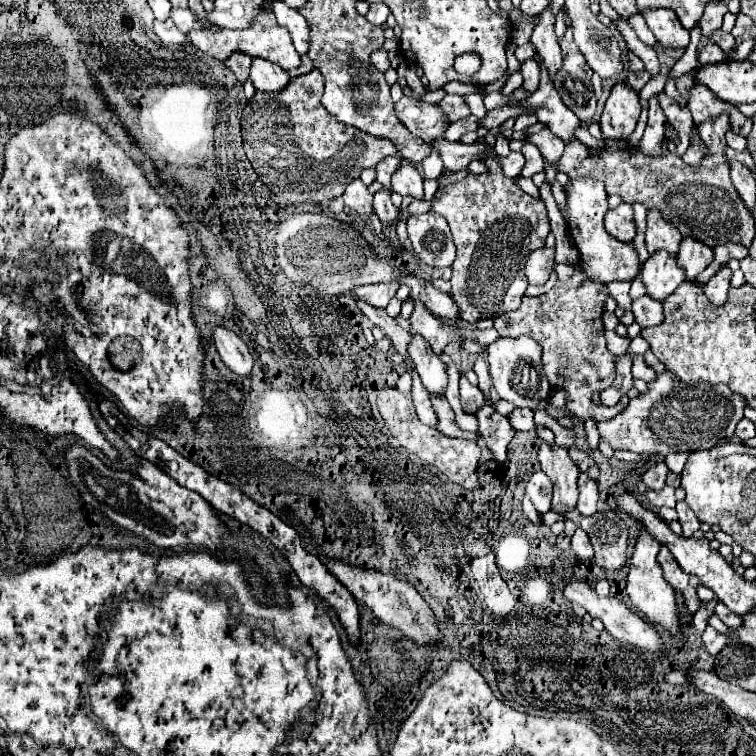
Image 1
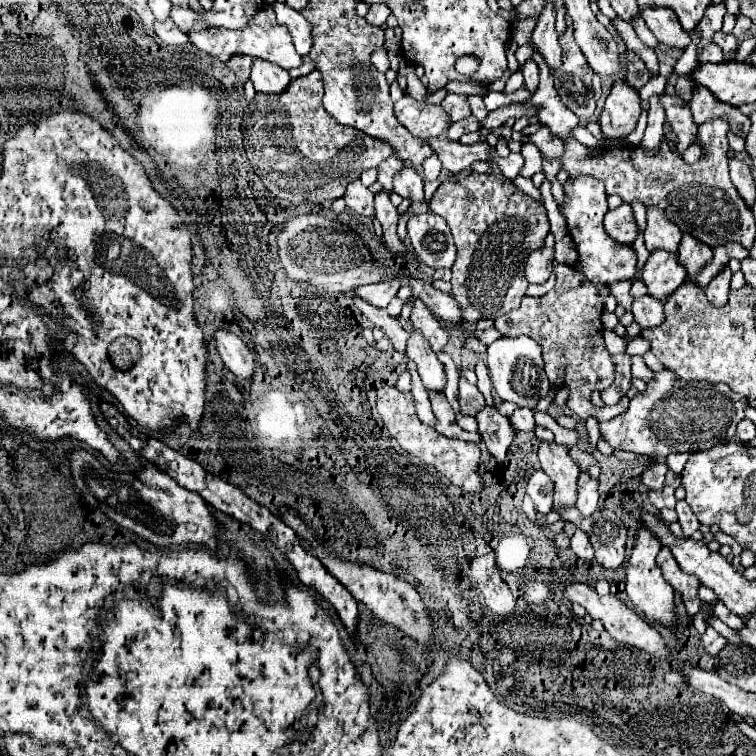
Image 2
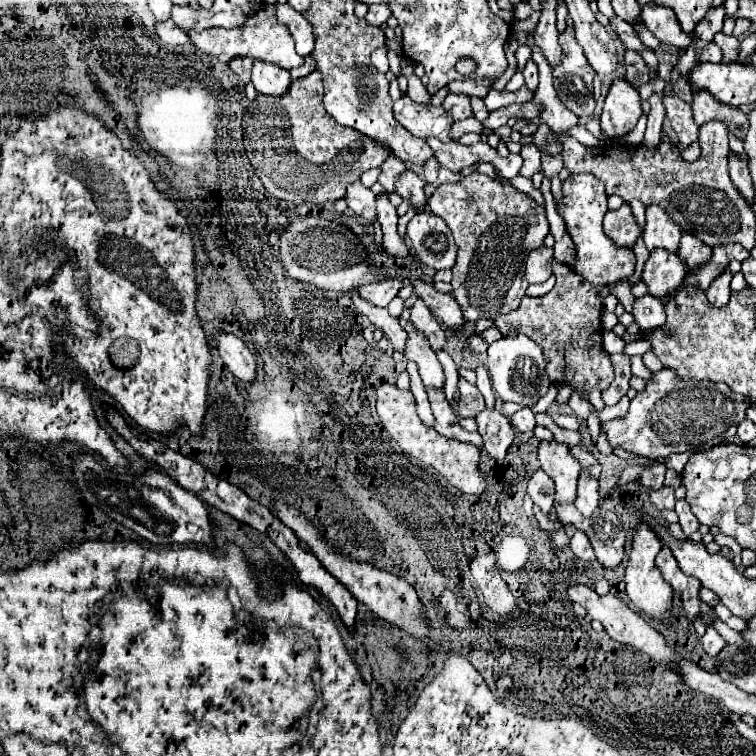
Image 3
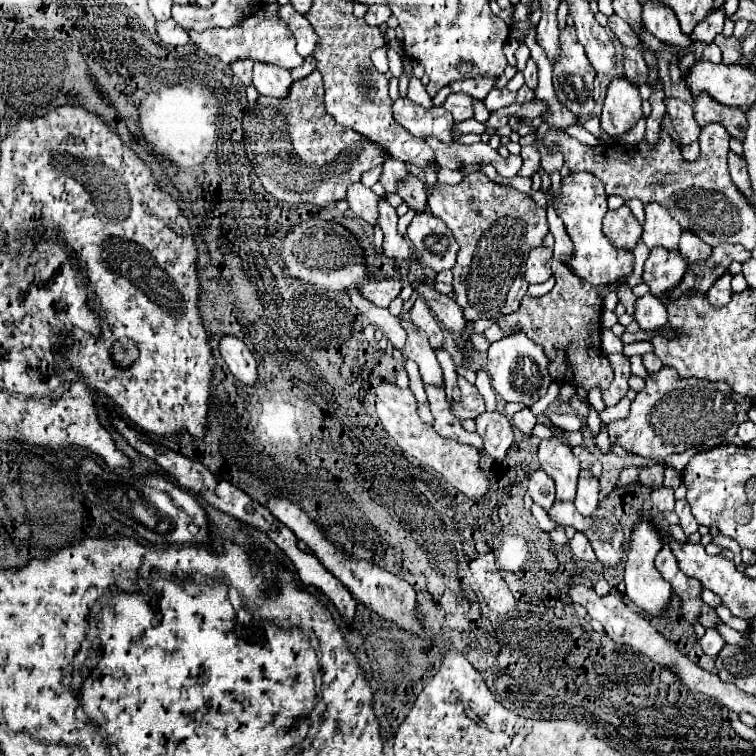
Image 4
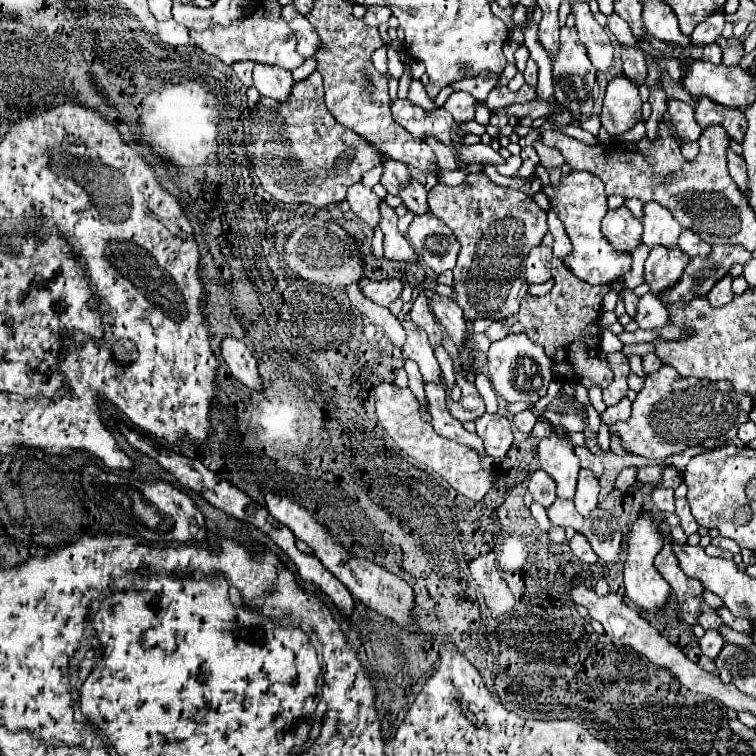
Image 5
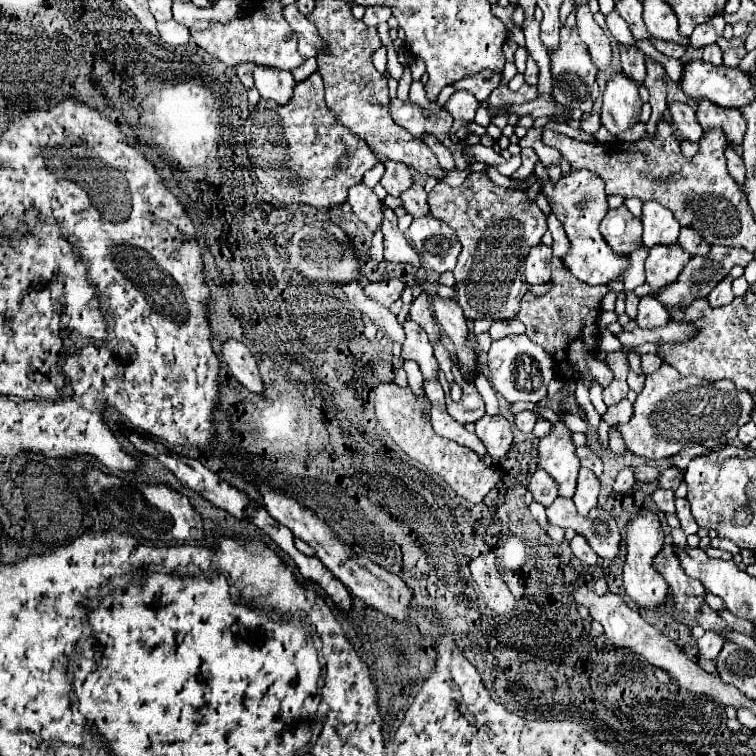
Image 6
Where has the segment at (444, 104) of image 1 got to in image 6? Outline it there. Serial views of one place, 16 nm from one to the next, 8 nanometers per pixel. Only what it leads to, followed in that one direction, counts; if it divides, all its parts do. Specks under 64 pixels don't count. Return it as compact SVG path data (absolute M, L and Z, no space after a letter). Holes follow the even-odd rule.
M458 90L446 104L448 112L458 120L474 120L476 116L476 108L478 108L478 100L466 92L466 90Z

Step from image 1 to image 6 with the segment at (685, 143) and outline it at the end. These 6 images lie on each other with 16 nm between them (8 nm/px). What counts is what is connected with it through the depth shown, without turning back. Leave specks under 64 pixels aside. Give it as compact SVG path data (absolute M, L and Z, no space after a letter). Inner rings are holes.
M674 102L668 108L672 112L672 124L676 126L676 130L678 130L678 134L682 138L688 138L692 142L698 142L704 136L704 130L698 124L698 120L694 116L694 110L690 106L686 106L682 102Z

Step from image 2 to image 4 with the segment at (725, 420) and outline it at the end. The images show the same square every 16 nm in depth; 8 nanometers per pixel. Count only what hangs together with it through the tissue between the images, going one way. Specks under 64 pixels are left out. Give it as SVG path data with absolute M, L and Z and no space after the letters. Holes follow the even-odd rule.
M662 366L658 372L646 378L646 386L636 394L628 420L618 420L608 424L610 440L622 444L626 452L664 460L674 452L684 452L686 448L700 446L712 450L716 446L726 446L734 440L736 430L748 420L748 410L752 400L746 394L732 390L728 382L708 382L698 378L680 378L670 366Z

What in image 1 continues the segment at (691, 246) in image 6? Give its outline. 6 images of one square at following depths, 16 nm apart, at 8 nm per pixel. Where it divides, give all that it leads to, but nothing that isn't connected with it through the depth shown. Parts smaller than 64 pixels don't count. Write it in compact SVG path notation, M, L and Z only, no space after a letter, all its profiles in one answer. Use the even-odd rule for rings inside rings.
M684 236L678 250L678 264L686 270L686 278L694 280L714 258L712 248L706 244L700 244L698 240L692 240L690 236Z

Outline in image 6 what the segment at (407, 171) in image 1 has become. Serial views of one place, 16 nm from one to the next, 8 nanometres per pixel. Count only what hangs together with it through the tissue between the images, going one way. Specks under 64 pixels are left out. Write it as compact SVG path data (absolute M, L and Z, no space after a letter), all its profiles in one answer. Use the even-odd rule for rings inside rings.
M414 184L400 198L402 198L402 206L404 206L406 214L410 214L412 218L420 218L420 216L430 214L430 206L428 206L428 200L426 200L426 192L424 192L424 188L420 184Z

